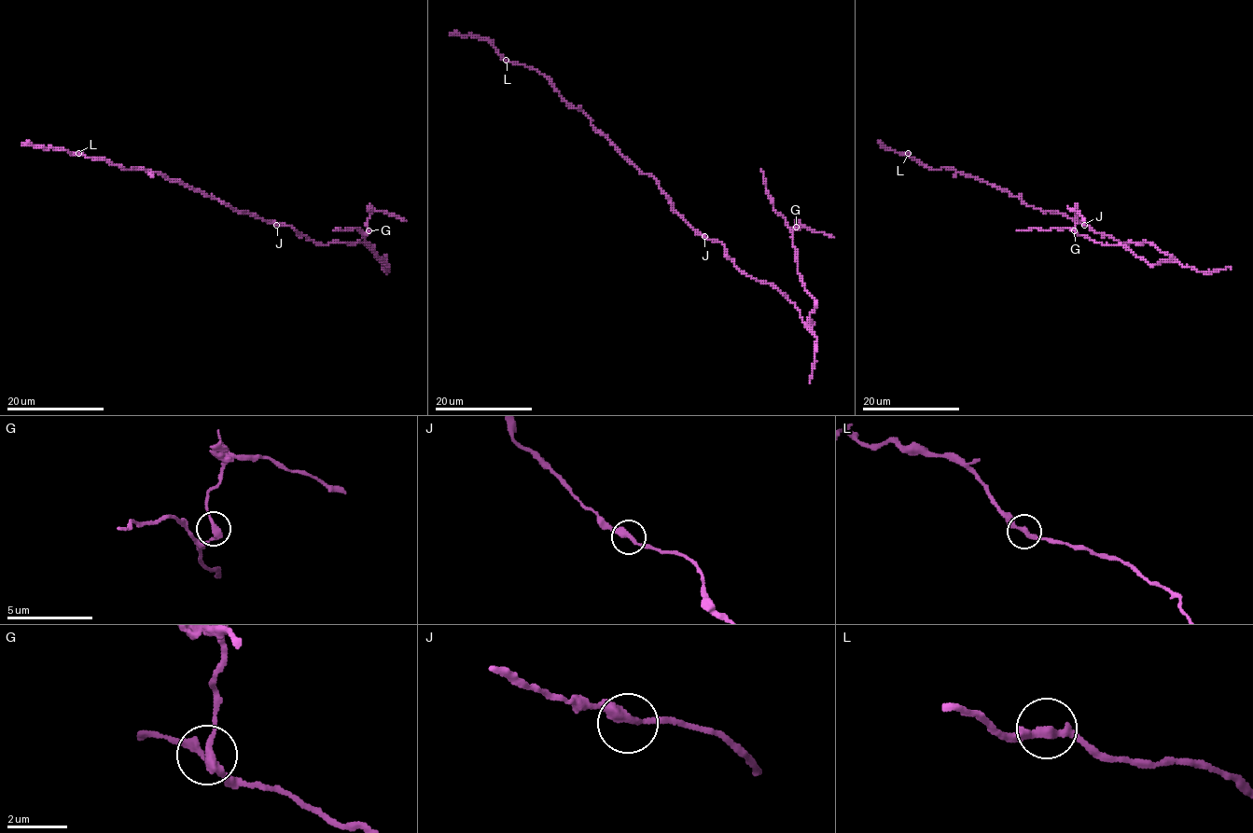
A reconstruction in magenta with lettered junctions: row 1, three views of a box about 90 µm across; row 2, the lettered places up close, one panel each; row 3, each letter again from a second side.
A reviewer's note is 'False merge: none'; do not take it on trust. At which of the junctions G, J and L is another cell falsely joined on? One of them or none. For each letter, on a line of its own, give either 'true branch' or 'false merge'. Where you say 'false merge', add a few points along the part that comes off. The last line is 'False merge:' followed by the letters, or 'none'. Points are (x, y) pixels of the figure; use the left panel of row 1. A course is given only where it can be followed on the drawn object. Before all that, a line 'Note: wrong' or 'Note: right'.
Note: wrong
G: false merge; course (368, 231), (367, 220), (372, 212), (383, 210), (406, 221)
J: true branch
L: true branch
False merge: G

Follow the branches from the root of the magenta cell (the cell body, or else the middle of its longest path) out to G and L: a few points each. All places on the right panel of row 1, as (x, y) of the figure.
G: (1083, 222), (1125, 245), (1149, 243), (1177, 262), (1148, 265), (1120, 244), (1101, 244), (1075, 231)
L: (1083, 222), (1061, 213), (1041, 212), (1029, 207), (1021, 198), (960, 172), (945, 168), (929, 169), (908, 153)

